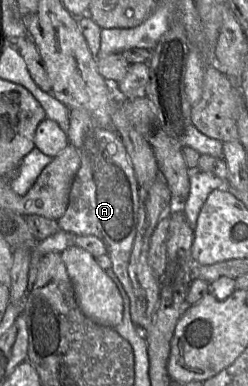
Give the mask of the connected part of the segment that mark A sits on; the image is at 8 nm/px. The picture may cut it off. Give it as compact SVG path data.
M69 109L68 140L80 155L80 167L71 186L68 207L57 221L60 230L76 235L93 235L107 247L112 269L130 299L130 315L137 323L136 297L128 265L139 221L139 186L124 145L113 128L97 126L83 110Z

